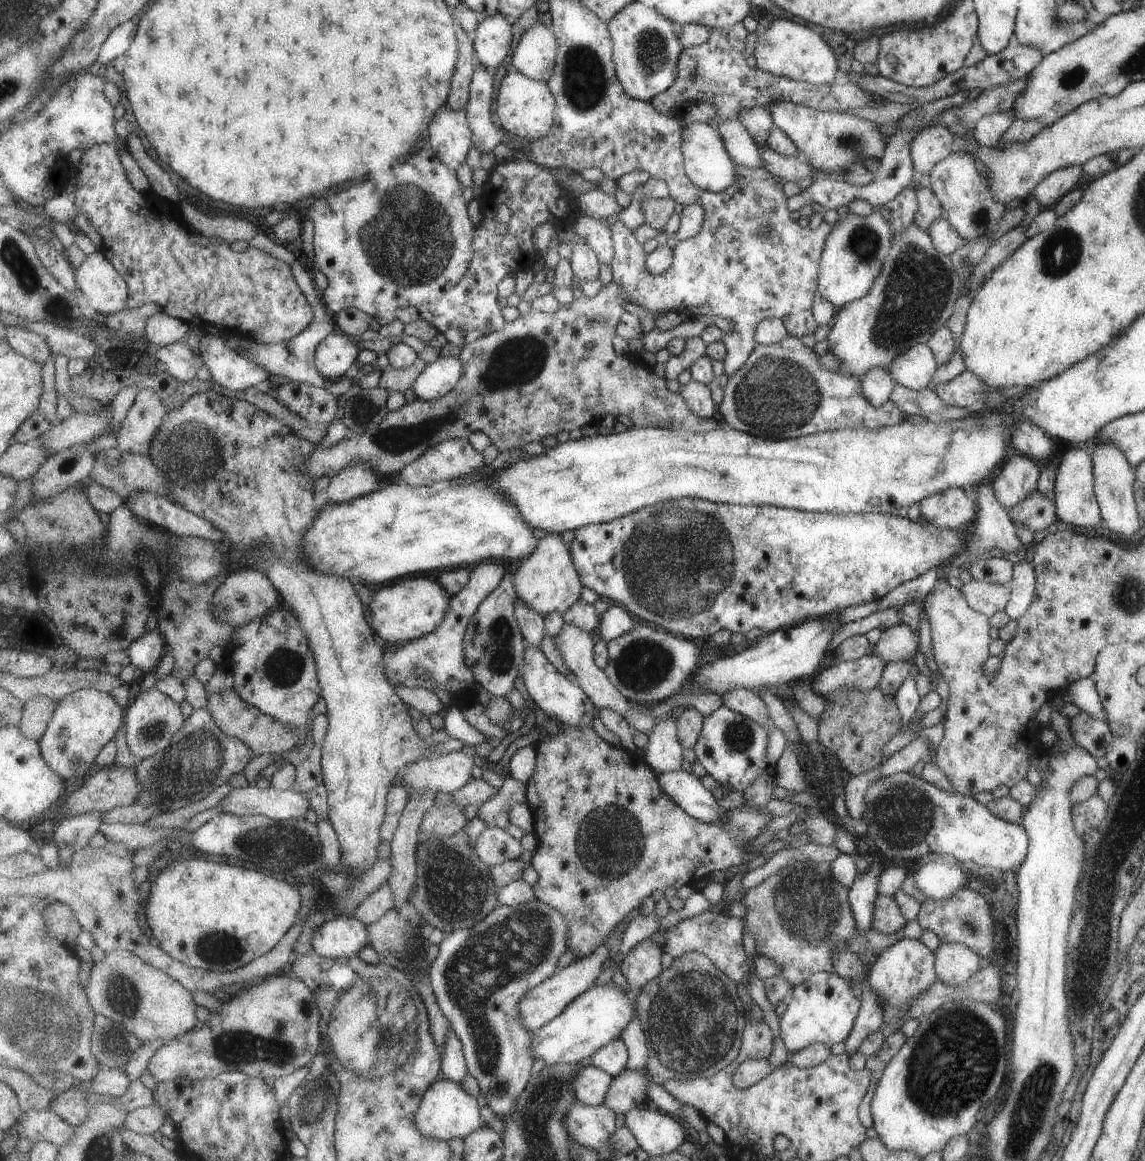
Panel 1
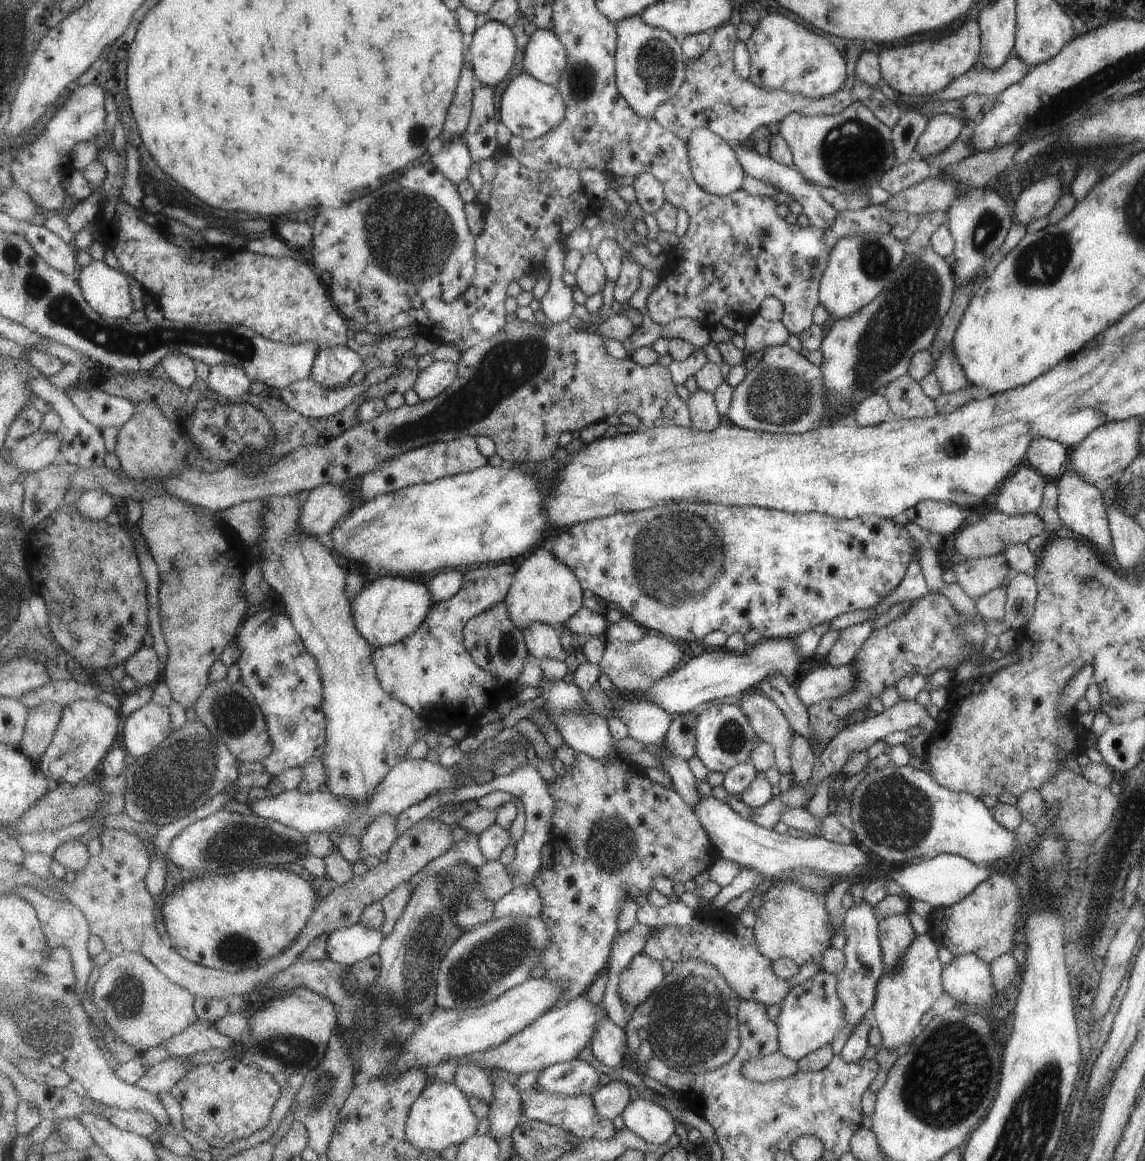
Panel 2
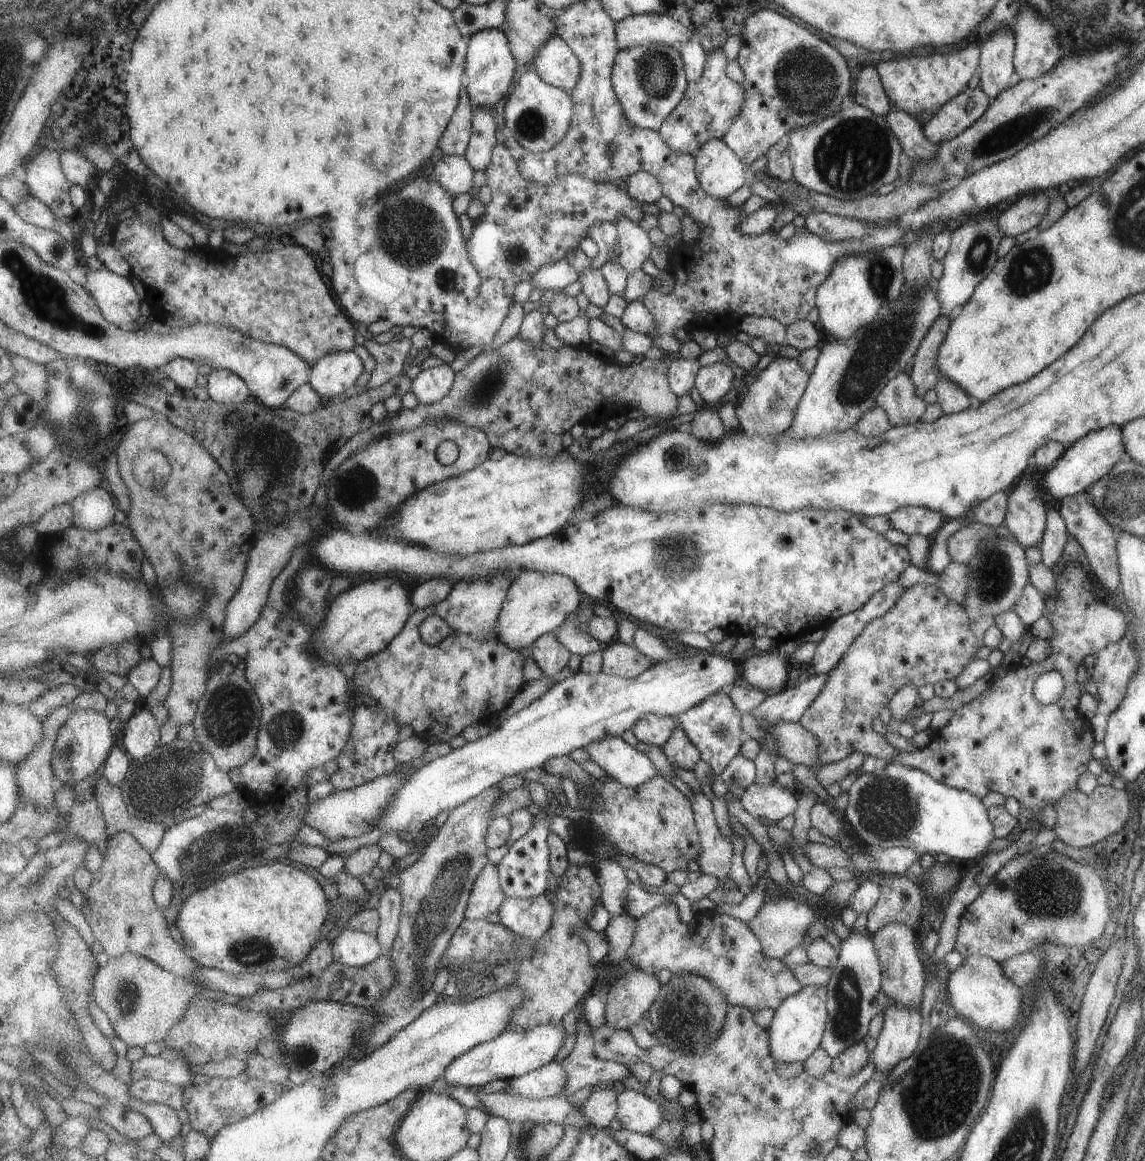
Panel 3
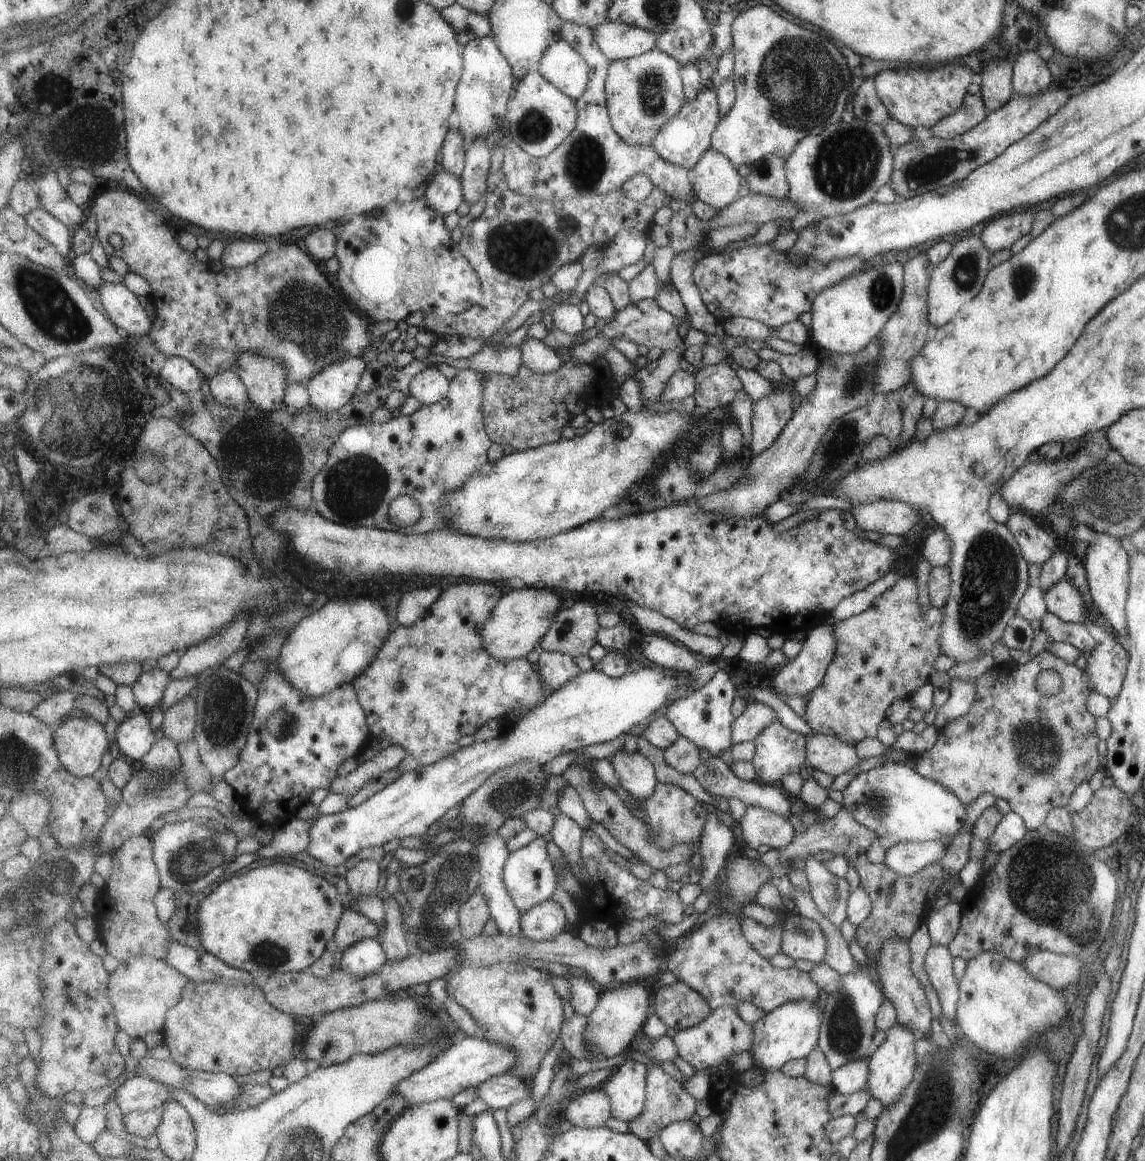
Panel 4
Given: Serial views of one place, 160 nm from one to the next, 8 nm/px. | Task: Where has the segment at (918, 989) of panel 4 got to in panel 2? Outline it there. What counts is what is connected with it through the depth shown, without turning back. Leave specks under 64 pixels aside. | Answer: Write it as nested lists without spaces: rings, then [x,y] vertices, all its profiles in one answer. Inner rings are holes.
[[[903,913],[878,921],[878,941],[881,943],[882,961],[887,973],[894,971],[894,968],[901,964],[912,940],[911,924]]]

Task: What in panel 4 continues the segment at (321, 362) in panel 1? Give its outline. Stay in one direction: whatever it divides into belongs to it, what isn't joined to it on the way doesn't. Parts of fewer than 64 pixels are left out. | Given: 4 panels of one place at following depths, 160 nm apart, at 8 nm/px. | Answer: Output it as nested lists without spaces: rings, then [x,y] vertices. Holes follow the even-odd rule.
[[[351,357],[320,370],[306,383],[311,406],[327,412],[345,406],[359,391],[365,369],[363,357]]]

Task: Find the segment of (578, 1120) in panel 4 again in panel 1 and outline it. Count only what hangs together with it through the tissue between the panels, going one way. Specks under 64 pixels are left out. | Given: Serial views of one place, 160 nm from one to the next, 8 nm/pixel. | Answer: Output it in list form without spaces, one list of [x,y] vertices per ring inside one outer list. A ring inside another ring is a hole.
[[[645,1067],[643,1069],[626,1068],[613,1078],[604,1104],[611,1107],[617,1114],[624,1115],[634,1108],[645,1106],[650,1083],[648,1076],[651,1077],[651,1074]]]

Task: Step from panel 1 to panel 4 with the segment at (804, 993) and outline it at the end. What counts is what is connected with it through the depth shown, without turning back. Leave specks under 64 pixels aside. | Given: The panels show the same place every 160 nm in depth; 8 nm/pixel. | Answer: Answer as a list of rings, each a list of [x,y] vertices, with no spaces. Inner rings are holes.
[[[805,1000],[784,1002],[779,1008],[766,1013],[765,1018],[751,1024],[754,1026],[753,1034],[755,1034],[753,1048],[750,1051],[754,1066],[763,1073],[776,1073],[787,1061],[805,1058],[815,1048],[821,1029],[817,1001],[815,1000],[813,1004]]]

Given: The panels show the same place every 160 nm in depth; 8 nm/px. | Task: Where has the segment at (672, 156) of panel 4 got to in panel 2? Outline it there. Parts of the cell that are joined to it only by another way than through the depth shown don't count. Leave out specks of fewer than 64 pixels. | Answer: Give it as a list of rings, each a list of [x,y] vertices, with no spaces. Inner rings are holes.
[[[725,23],[712,31],[710,49],[696,59],[687,59],[686,81],[679,92],[658,106],[654,116],[679,138],[688,141],[695,129],[707,127],[732,144],[746,143],[751,134],[763,125],[779,123],[789,113],[807,116],[836,115],[851,104],[851,89],[835,89],[826,97],[804,97],[779,89],[758,87],[737,71],[736,46],[739,44],[738,25]]]

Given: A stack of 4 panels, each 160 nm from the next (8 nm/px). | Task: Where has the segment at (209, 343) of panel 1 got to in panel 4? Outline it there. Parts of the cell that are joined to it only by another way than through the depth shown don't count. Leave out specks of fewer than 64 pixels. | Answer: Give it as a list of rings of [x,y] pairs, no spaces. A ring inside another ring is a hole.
[[[236,370],[220,372],[207,382],[213,398],[226,407],[237,406],[250,398],[246,384]]]

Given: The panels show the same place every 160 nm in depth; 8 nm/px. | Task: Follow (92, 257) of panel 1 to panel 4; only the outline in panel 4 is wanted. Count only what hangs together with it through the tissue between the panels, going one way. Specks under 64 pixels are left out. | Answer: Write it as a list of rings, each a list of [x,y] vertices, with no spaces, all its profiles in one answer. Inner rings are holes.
[[[105,281],[98,294],[107,316],[120,328],[127,337],[142,337],[152,329],[151,319],[145,310],[142,298],[133,294],[124,283]]]

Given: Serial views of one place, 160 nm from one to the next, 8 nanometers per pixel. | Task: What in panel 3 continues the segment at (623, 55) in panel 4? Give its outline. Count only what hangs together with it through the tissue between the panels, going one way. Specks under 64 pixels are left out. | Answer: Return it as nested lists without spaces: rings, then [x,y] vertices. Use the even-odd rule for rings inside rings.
[[[635,14],[625,17],[623,21],[616,22],[615,30],[619,50],[655,42],[671,47],[680,46],[700,33],[690,21],[679,22],[663,14]]]

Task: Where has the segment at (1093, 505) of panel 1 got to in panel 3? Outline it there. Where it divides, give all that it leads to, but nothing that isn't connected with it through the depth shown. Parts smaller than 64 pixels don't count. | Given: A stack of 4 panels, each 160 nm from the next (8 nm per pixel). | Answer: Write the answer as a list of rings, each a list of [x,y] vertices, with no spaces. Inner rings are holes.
[[[1086,491],[1074,496],[1065,496],[1056,505],[1060,518],[1063,518],[1067,533],[1081,545],[1093,577],[1099,582],[1100,588],[1115,593],[1120,588],[1119,562],[1117,559],[1117,531],[1107,524],[1105,518],[1095,510]]]

